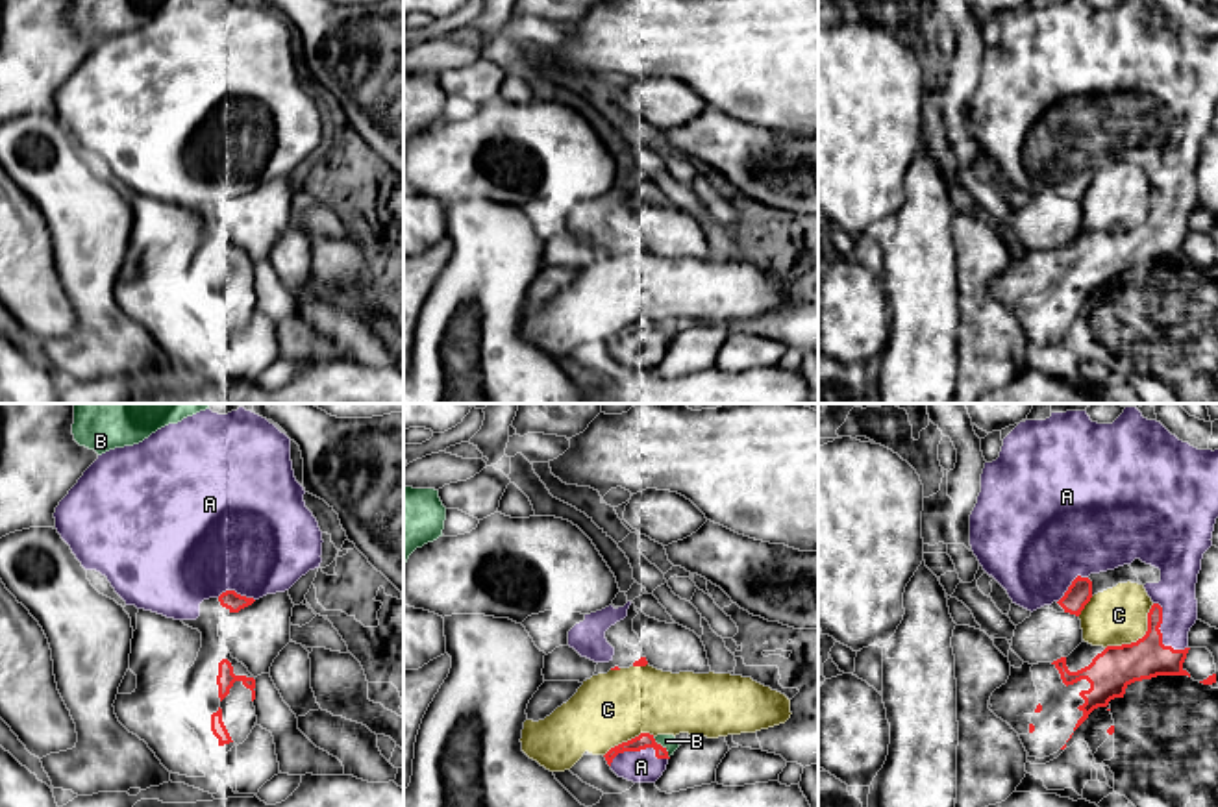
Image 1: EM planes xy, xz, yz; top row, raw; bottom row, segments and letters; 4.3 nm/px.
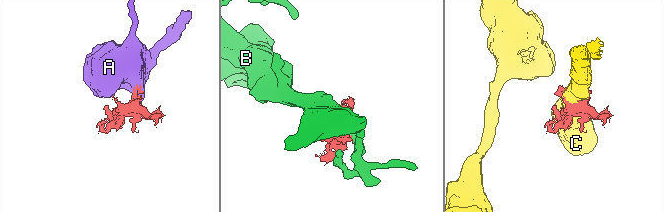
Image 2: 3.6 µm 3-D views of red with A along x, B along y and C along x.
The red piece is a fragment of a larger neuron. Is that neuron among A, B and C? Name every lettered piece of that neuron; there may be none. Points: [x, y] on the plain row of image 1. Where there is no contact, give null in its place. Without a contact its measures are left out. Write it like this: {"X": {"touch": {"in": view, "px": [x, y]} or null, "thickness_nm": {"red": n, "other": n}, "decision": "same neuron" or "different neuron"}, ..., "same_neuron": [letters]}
{"A": {"touch": {"in": "yz", "px": [1161, 219]}, "thickness_nm": {"red": 190, "other": 180}, "decision": "same neuron"}, "B": {"touch": {"in": "xz", "px": [663, 334]}, "thickness_nm": {"red": 70, "other": 60}, "decision": "different neuron"}, "C": {"touch": {"in": "yz", "px": [1139, 224]}, "thickness_nm": {"red": 190, "other": 240}, "decision": "different neuron"}, "same_neuron": ["A"]}

